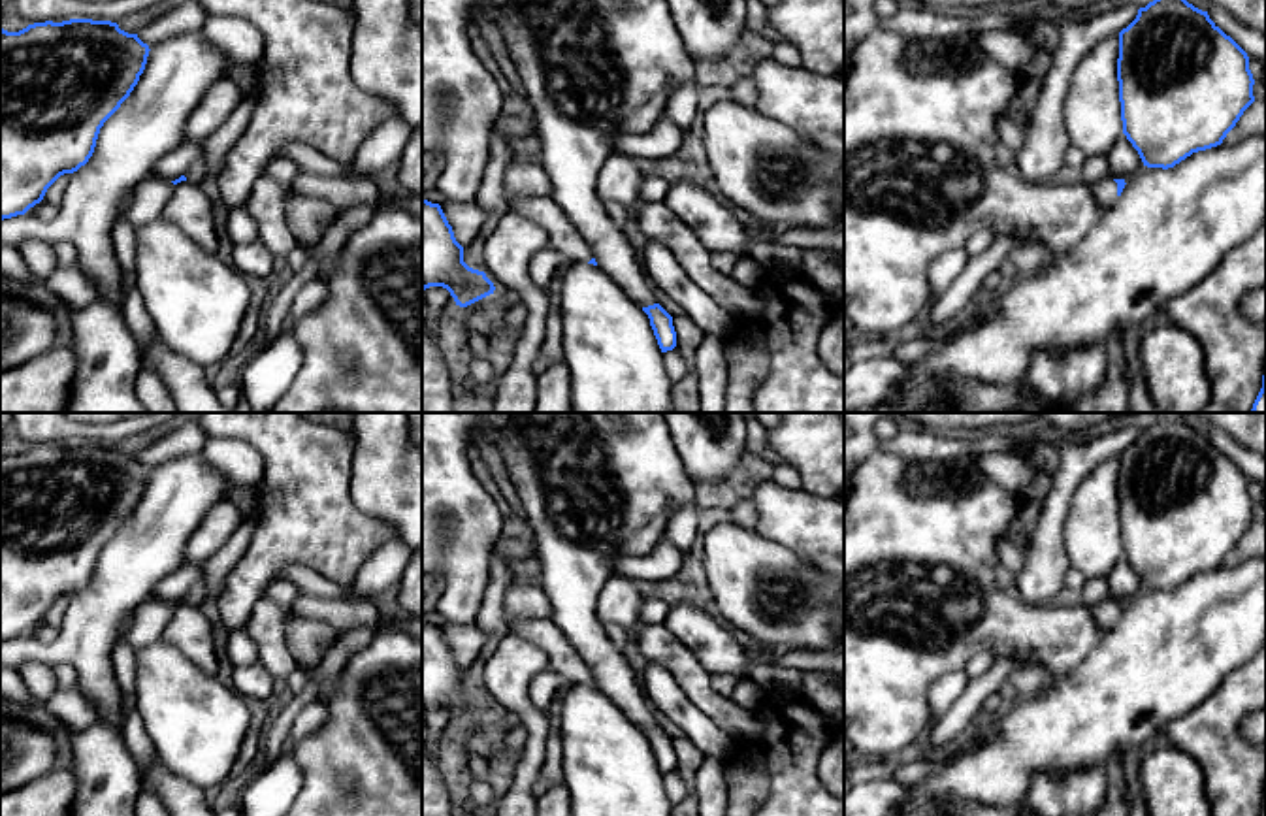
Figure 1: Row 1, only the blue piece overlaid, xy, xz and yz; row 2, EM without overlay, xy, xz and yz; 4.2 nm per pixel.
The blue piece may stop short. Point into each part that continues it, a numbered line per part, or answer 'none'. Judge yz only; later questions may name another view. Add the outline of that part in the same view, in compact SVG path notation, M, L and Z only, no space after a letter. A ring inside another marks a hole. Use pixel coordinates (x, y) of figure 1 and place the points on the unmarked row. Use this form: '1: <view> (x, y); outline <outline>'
1: yz (1104, 613); outline M1106 597L1098 605L1095 605L1093 618L1100 629L1110 631L1115 626L1115 622L1119 620L1117 605L1113 603L1113 599Z

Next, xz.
1: xz (564, 660); outline M518 620L511 626L511 631L543 648L550 671L558 673L567 684L590 684L593 680L588 663L552 620Z

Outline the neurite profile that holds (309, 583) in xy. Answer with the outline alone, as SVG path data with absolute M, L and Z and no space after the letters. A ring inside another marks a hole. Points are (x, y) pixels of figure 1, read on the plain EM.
M301 563L284 565L279 571L279 577L296 584L301 596L320 599L349 599L350 596L349 584L330 580Z

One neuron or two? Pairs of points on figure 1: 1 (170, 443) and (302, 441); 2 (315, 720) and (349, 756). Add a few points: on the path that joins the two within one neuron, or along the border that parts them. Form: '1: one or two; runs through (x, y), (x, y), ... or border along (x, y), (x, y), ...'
1: two; border along (204, 432), (208, 436)
2: two; border along (324, 703), (326, 720), (308, 735), (291, 739)

